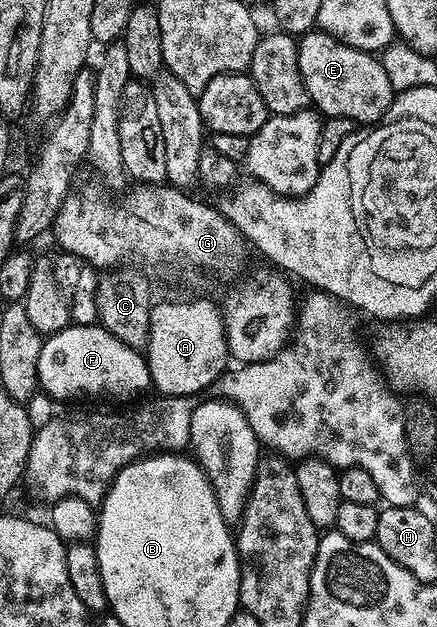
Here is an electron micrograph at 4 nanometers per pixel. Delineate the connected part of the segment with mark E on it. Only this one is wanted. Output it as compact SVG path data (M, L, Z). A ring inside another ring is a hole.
M311 30L298 40L298 61L310 103L323 117L339 116L354 120L358 126L374 126L390 109L396 93L377 55L341 44L327 32Z

